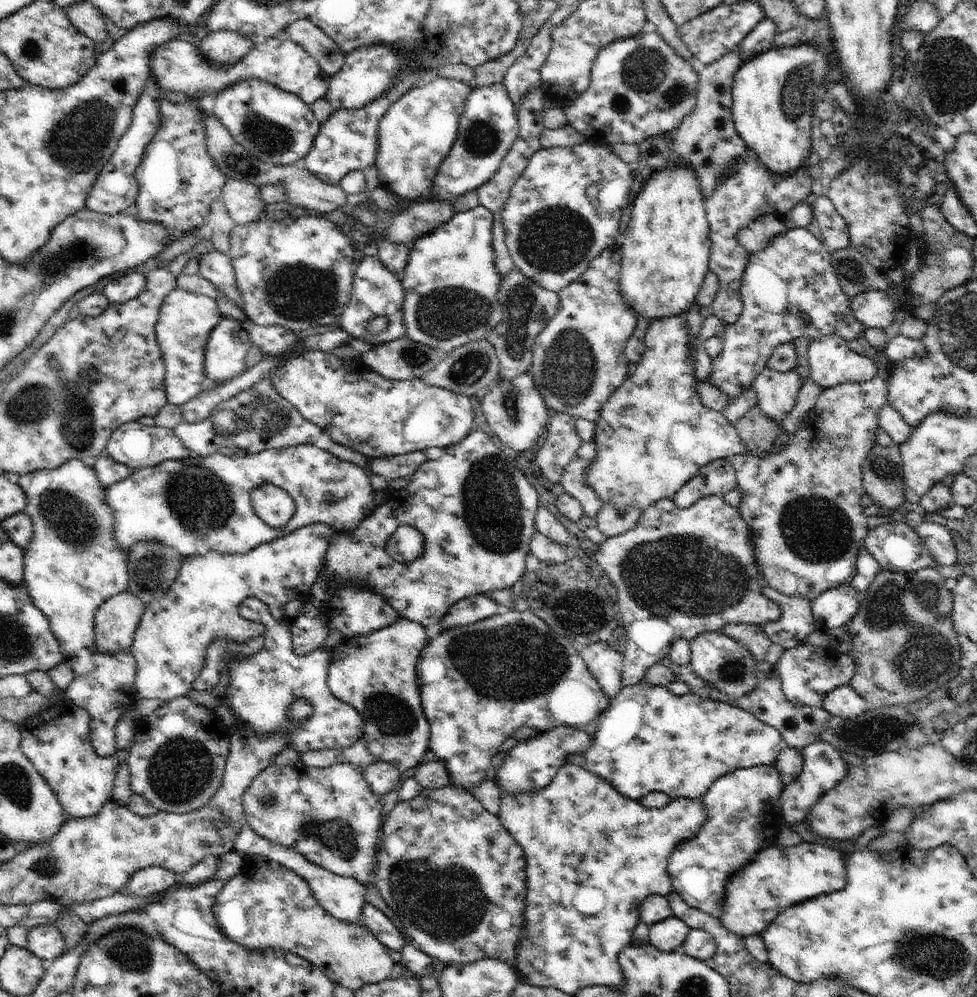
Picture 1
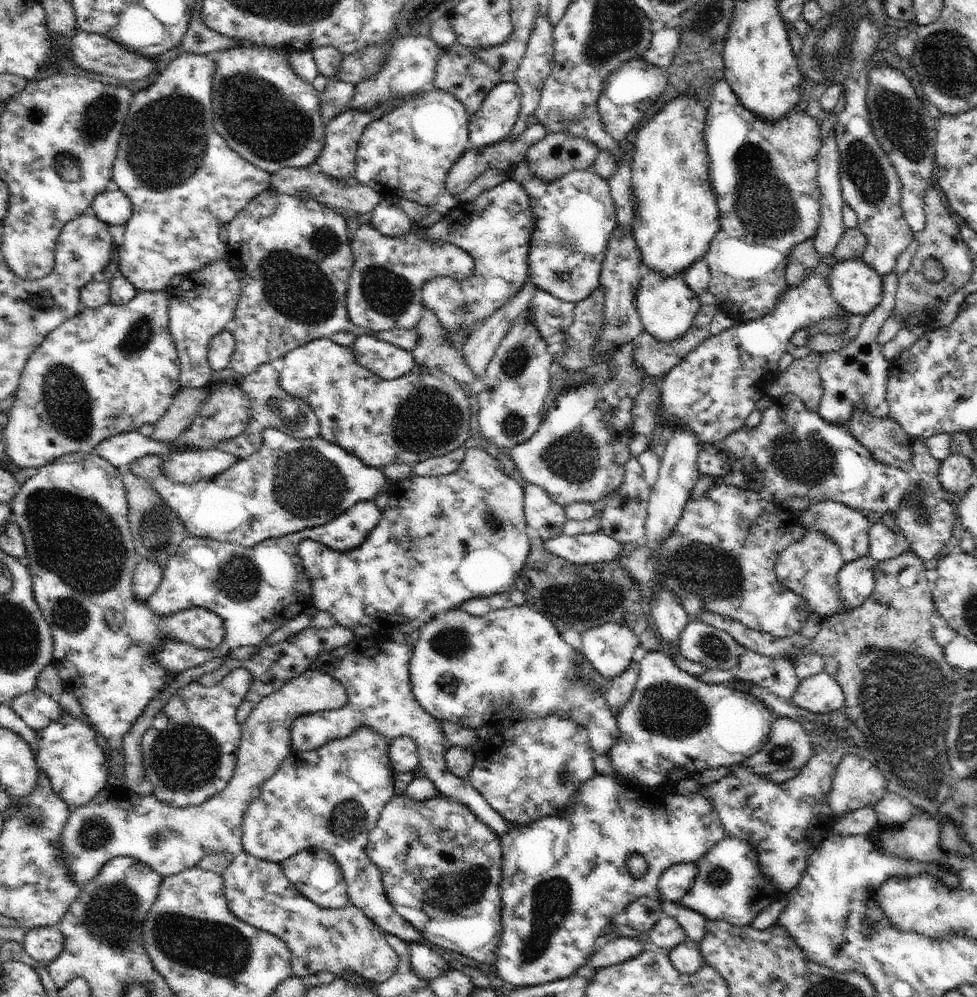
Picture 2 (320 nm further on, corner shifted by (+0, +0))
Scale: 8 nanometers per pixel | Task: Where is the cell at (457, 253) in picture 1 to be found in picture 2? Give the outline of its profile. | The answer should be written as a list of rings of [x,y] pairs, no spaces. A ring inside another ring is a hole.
[[[506,179],[498,186],[483,192],[472,202],[459,204],[446,216],[428,228],[420,228],[419,235],[425,239],[438,239],[441,243],[450,243],[465,250],[473,258],[473,273],[464,280],[454,277],[436,277],[422,287],[422,298],[425,304],[435,312],[444,332],[459,331],[478,327],[498,308],[502,308],[524,286],[529,274],[529,252],[533,231],[536,228],[536,217],[533,215],[528,191],[514,179]]]

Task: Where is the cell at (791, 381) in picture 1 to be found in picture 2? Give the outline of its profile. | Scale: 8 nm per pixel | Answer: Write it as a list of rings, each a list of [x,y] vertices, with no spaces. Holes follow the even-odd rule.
[[[785,394],[763,412],[761,421],[754,427],[742,427],[725,439],[715,443],[703,443],[697,454],[700,477],[712,477],[714,485],[734,485],[757,492],[760,497],[775,505],[786,498],[808,496],[812,503],[834,501],[851,509],[894,514],[910,491],[919,486],[899,468],[888,466],[873,458],[872,453],[852,434],[849,421],[828,422],[818,411],[812,410],[795,394]]]

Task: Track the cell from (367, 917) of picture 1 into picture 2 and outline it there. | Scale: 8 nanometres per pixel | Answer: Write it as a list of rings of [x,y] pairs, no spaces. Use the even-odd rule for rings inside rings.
[[[412,943],[409,946],[411,963],[415,973],[429,981],[445,975],[449,970],[454,970],[449,962],[432,947],[421,943]]]

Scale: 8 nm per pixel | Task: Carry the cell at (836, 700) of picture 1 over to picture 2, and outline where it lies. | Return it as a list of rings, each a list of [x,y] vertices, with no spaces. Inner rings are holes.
[[[822,671],[799,681],[791,701],[813,713],[831,713],[844,707],[845,696],[833,675]]]

